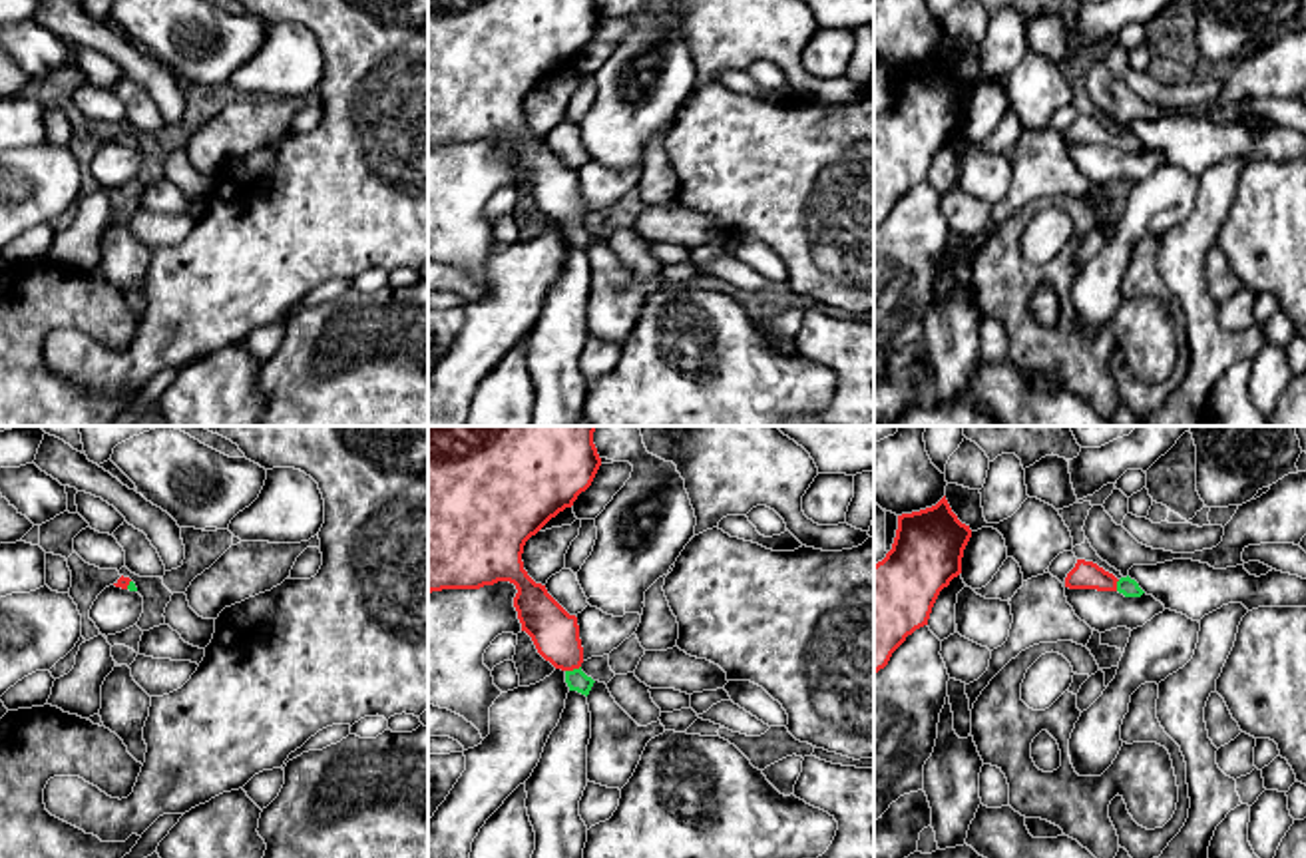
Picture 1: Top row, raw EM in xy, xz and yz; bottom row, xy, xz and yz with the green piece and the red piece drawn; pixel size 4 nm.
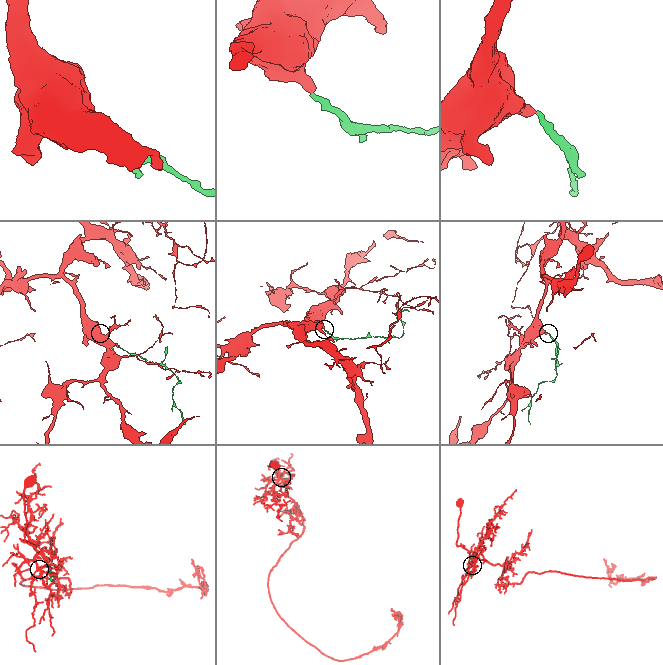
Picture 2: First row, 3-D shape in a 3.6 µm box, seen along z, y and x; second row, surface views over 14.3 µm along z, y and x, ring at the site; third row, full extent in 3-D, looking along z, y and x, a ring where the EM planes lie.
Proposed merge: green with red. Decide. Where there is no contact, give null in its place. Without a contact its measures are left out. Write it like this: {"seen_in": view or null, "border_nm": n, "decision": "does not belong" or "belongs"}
{"seen_in": "xz", "border_nm": 70, "decision": "belongs"}

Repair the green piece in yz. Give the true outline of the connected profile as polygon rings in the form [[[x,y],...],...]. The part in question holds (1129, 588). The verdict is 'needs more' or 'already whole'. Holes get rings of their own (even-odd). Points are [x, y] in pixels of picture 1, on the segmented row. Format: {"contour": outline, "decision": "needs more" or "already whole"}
{"contour": [[[1077,559],[1075,567],[1065,577],[1069,589],[1097,589],[1097,591],[1119,591],[1125,597],[1141,597],[1145,591],[1135,579],[1121,577],[1105,571],[1093,561]]], "decision": "needs more"}

